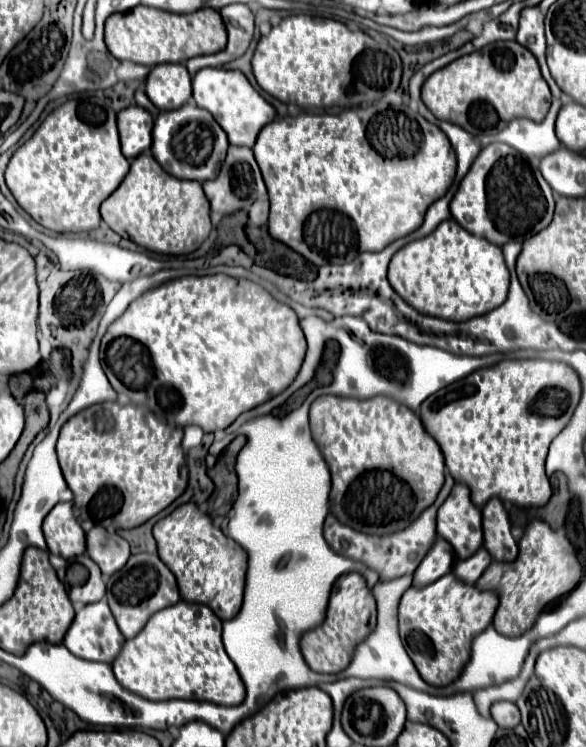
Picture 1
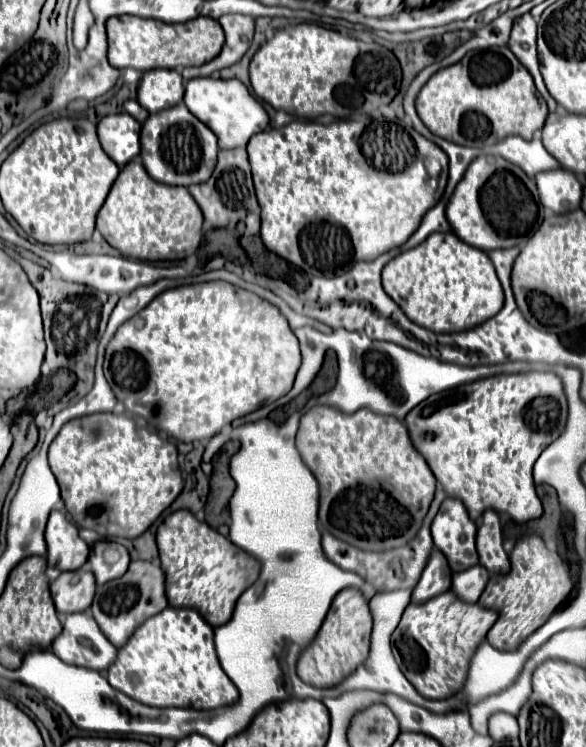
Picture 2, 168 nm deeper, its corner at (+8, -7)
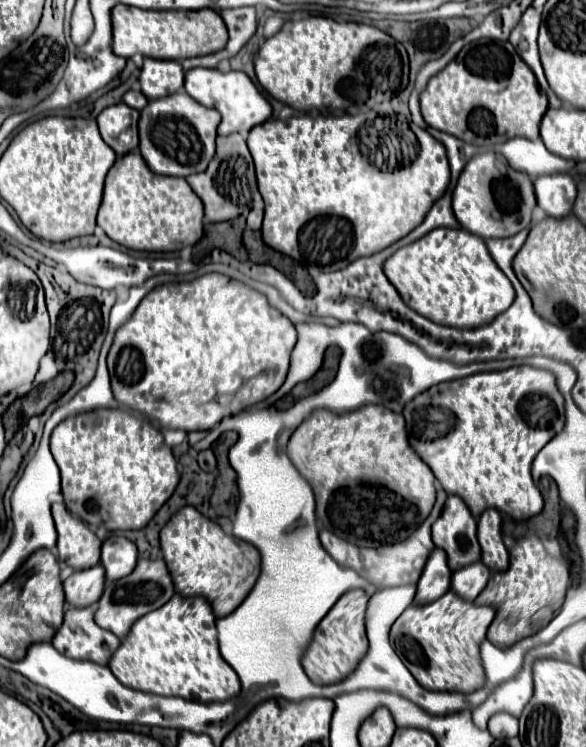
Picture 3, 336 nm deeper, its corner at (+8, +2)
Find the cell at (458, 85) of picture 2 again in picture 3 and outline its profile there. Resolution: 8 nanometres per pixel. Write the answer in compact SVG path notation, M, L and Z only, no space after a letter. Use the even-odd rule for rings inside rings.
M481 39L481 43L465 45L459 55L429 83L421 93L421 113L429 127L451 133L461 141L477 145L481 149L491 149L497 143L503 143L511 137L539 139L539 123L547 111L547 95L539 89L533 71L517 55L515 47L507 41Z

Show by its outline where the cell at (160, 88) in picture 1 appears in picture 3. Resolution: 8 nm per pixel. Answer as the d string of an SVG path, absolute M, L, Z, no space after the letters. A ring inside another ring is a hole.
M145 59L139 75L141 91L147 99L159 99L177 93L183 87L183 69L179 61Z

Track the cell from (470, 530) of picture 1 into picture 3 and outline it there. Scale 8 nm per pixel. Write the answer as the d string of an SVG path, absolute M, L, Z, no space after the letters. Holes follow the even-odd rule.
M449 495L441 517L433 523L433 543L447 553L451 571L481 559L477 523L461 497Z

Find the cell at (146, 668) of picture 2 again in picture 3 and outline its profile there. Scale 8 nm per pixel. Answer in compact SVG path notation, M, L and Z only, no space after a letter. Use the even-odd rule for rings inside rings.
M173 595L163 607L137 619L109 661L113 675L131 689L175 695L191 701L227 701L237 697L241 681L217 649L213 609L203 597Z

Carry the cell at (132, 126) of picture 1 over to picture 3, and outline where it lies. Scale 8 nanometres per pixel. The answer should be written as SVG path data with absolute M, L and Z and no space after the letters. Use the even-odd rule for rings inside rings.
M125 103L111 105L99 113L97 123L101 137L119 157L137 149L139 145L137 121L139 121L139 111L131 109Z

